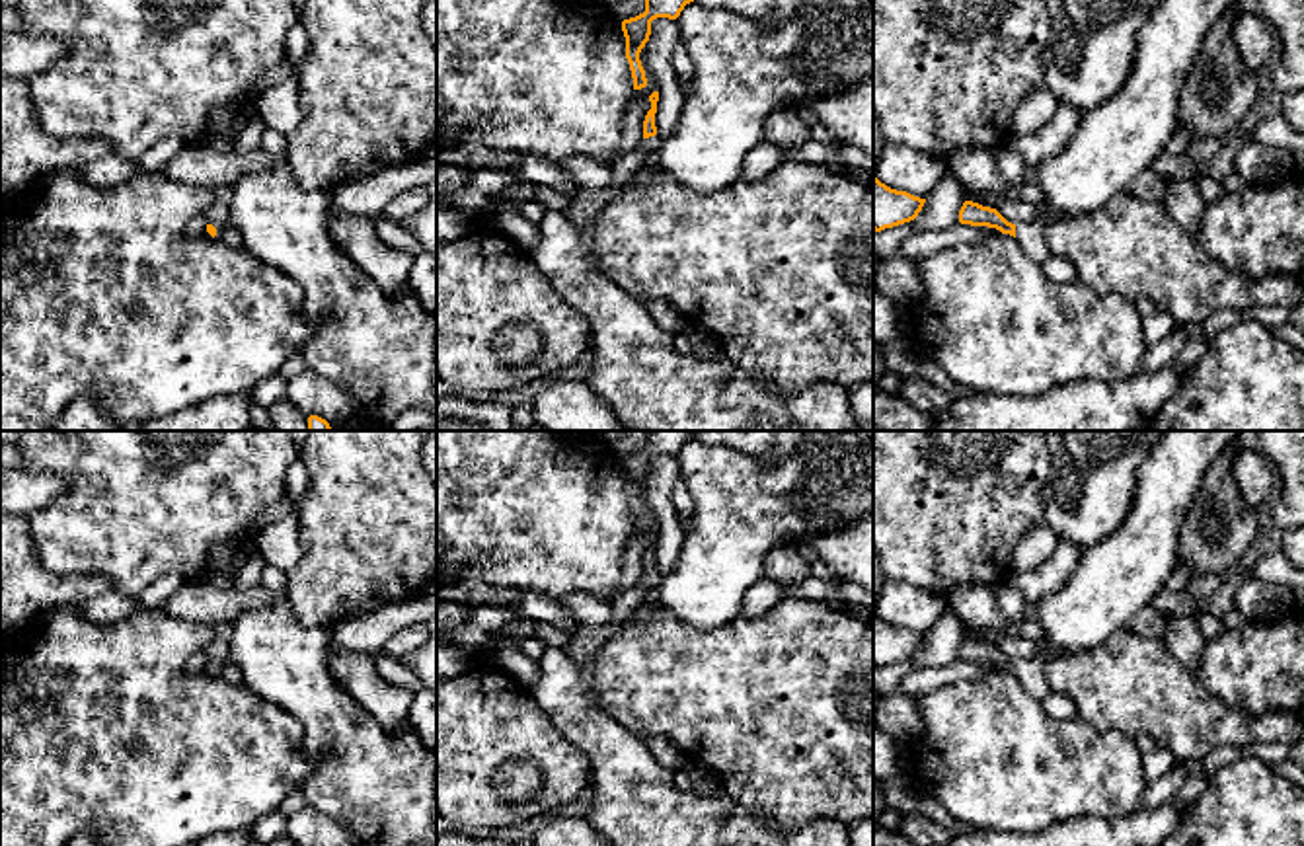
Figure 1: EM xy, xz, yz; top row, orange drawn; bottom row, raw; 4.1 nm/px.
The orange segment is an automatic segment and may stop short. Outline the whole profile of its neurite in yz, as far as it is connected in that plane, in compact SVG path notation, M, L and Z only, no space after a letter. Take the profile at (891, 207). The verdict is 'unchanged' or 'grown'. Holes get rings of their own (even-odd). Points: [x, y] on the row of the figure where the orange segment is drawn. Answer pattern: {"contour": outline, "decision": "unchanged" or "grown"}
{"contour": "M873 179L873 230L881 232L904 222L910 222L922 211L926 199L906 191L897 191Z", "decision": "unchanged"}

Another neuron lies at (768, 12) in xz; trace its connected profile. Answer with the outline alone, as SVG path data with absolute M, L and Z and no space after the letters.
M696 0L706 8L729 10L762 25L776 25L793 18L803 0Z

